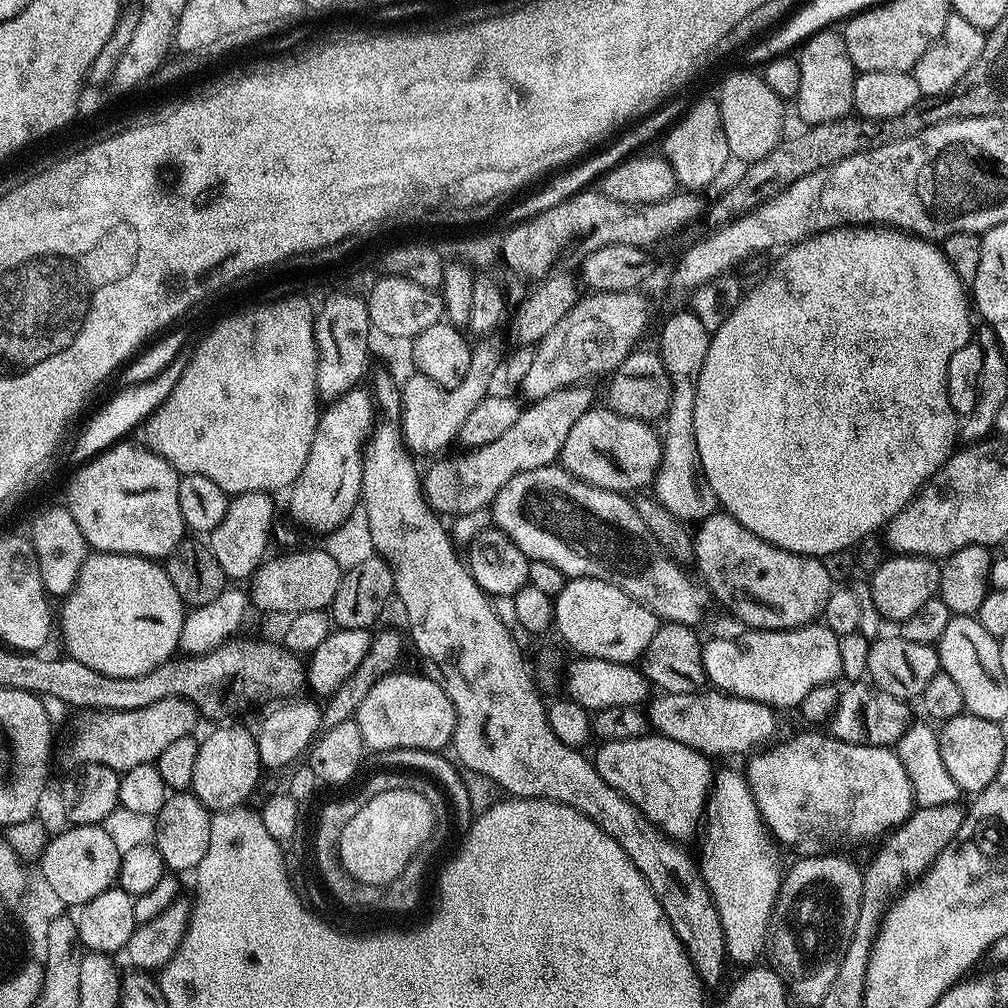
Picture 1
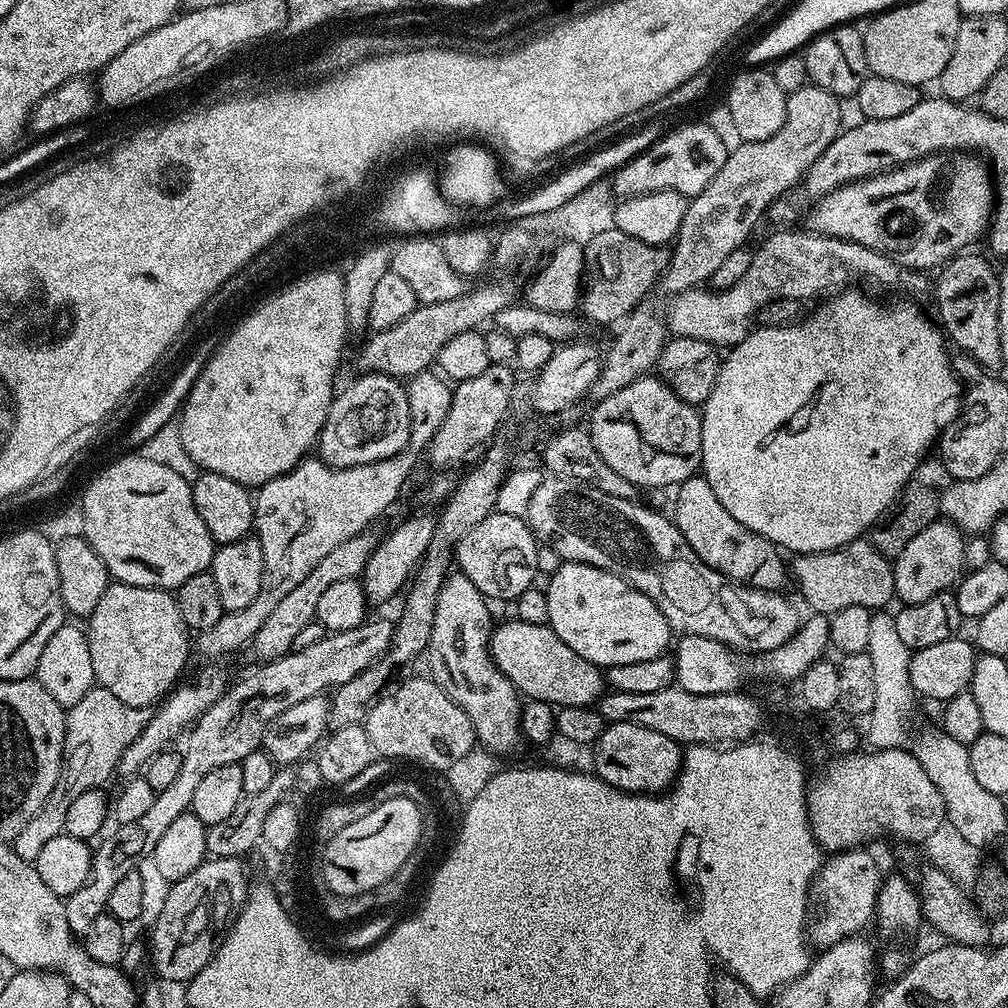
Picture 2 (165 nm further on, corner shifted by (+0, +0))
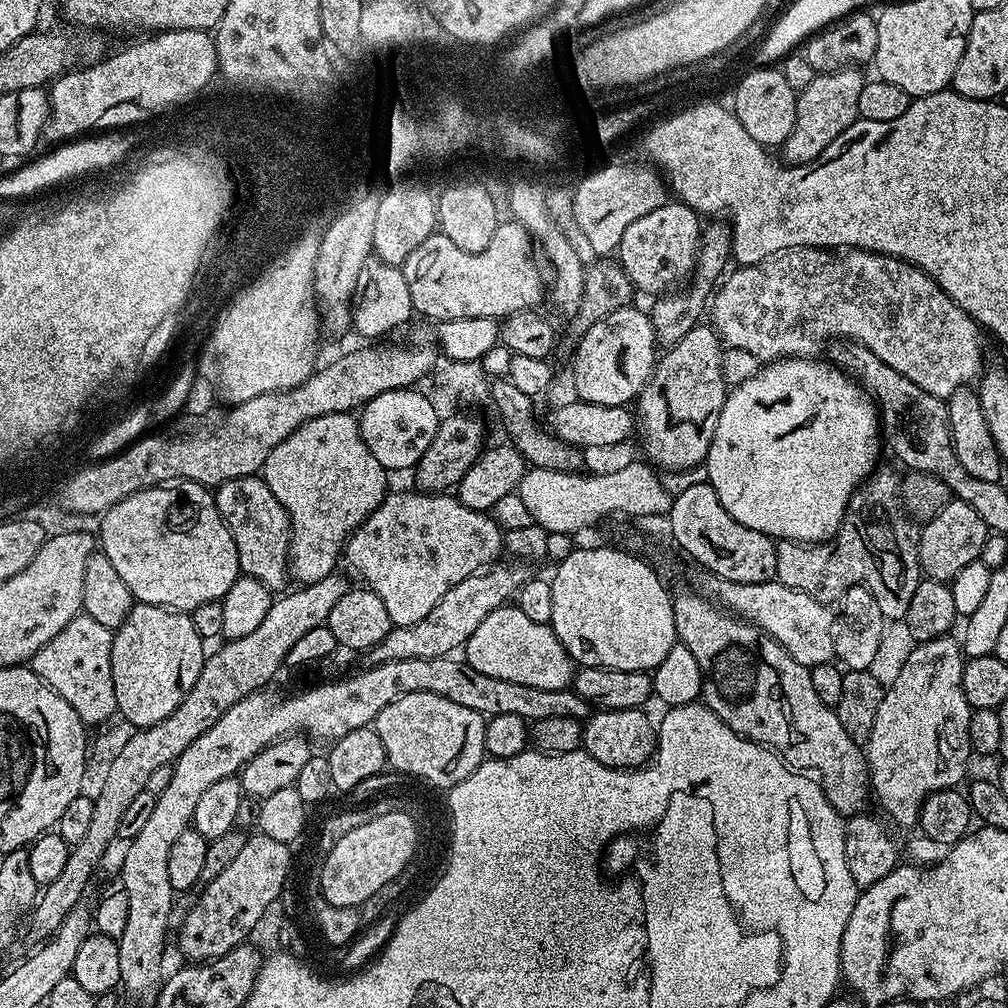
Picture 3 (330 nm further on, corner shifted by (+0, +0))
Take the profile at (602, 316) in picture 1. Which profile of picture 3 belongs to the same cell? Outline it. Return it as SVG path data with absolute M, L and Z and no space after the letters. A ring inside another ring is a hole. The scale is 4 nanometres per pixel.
M791 248L735 270L737 272L729 271L723 277L711 297L710 327L727 347L750 350L761 362L816 358L829 342L853 340L872 350L898 374L944 401L959 388L969 387L982 371L980 325L915 264L861 248L841 252L827 248Z

